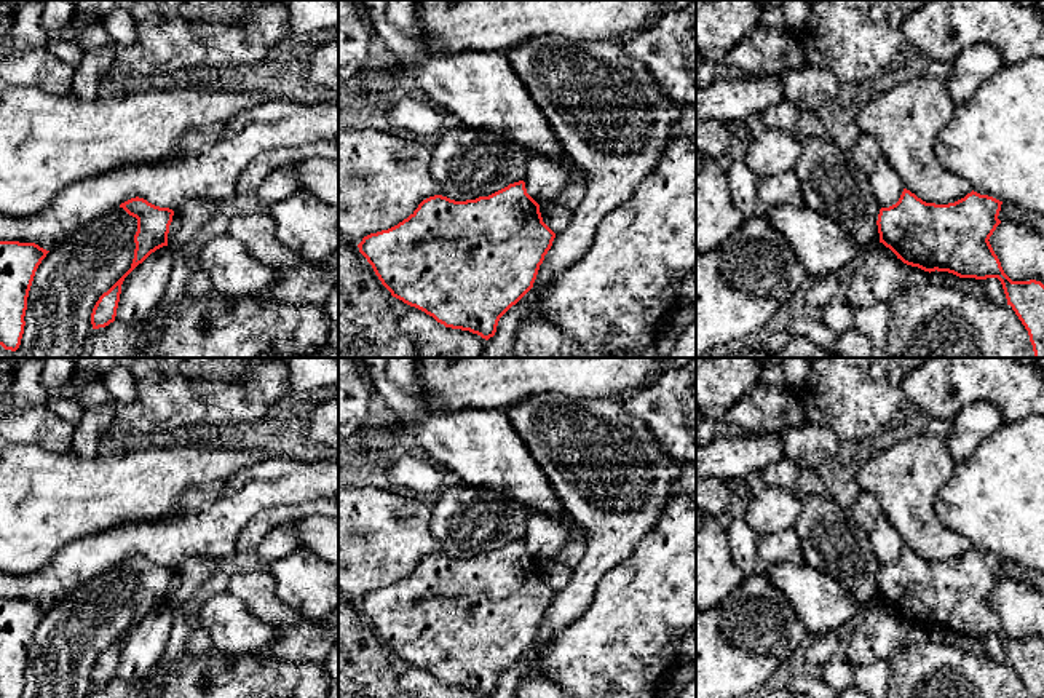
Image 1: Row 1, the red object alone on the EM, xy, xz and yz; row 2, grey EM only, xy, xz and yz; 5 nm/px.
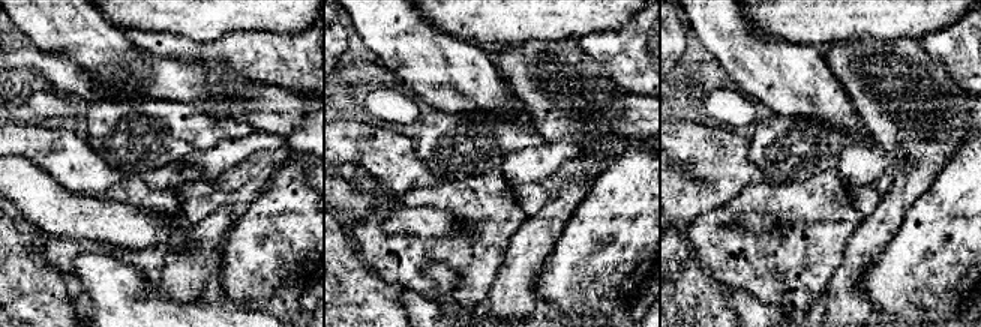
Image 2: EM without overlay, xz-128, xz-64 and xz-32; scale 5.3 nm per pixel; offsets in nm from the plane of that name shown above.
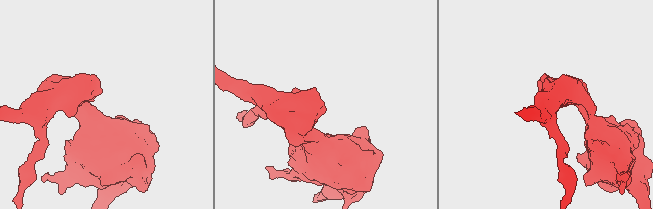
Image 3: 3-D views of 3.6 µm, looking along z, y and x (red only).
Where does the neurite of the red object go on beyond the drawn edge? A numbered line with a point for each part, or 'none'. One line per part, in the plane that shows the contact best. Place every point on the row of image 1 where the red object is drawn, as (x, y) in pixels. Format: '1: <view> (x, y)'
none

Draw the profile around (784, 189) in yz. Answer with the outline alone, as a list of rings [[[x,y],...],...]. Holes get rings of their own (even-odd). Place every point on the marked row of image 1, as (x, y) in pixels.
[[[795,171],[758,179],[758,201],[763,206],[800,206],[803,195]]]

